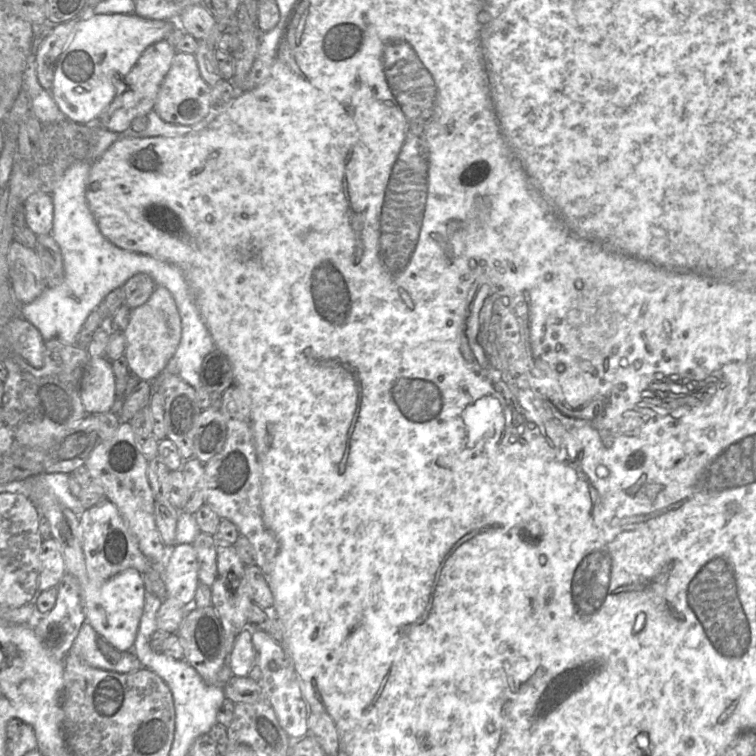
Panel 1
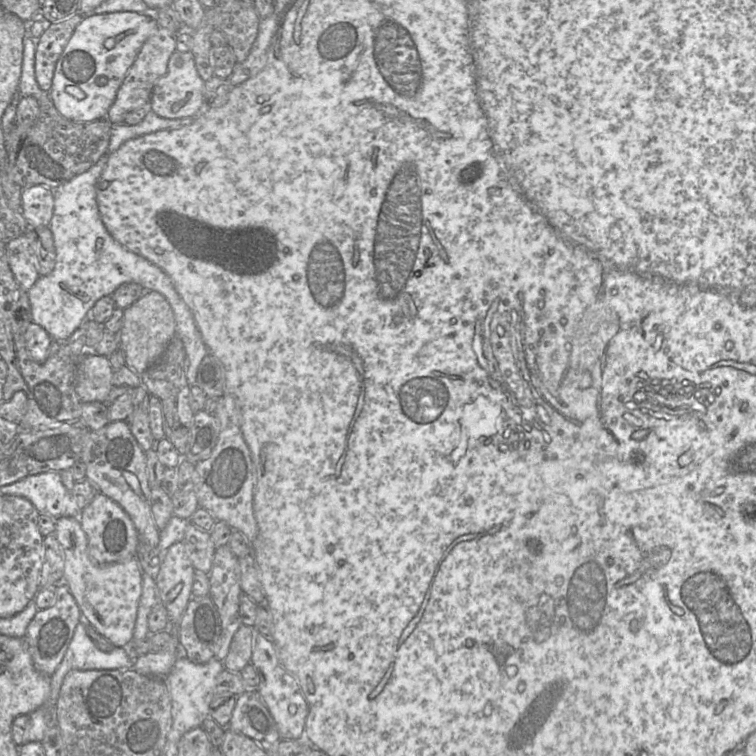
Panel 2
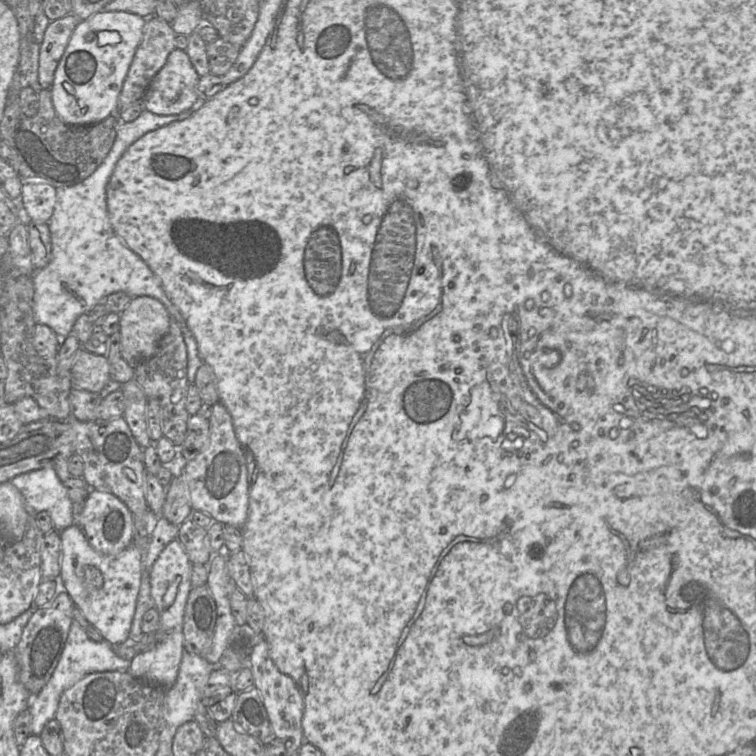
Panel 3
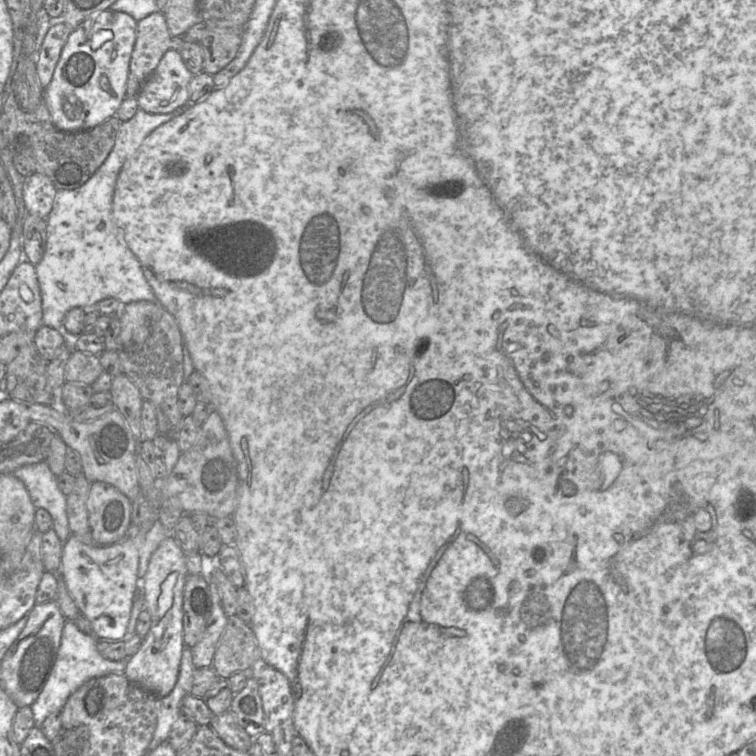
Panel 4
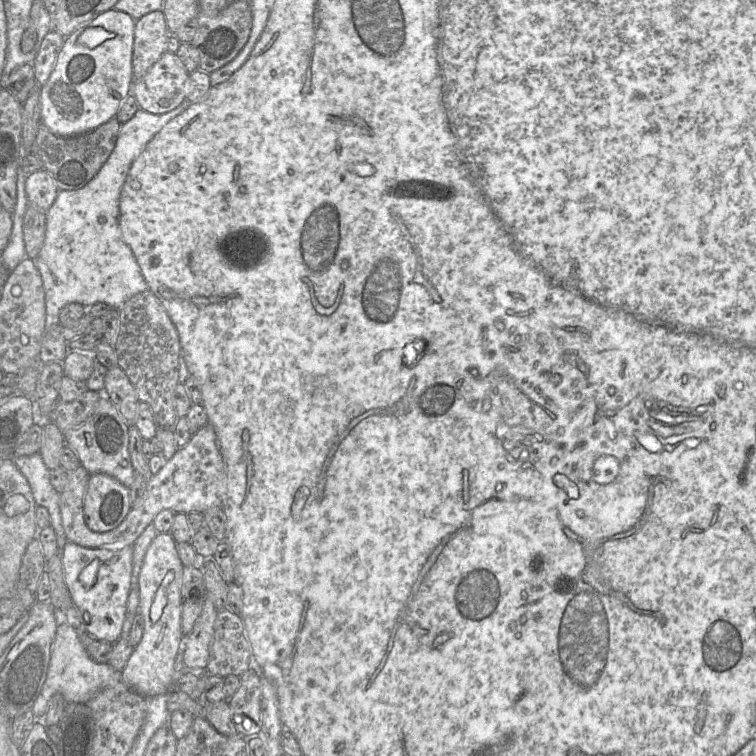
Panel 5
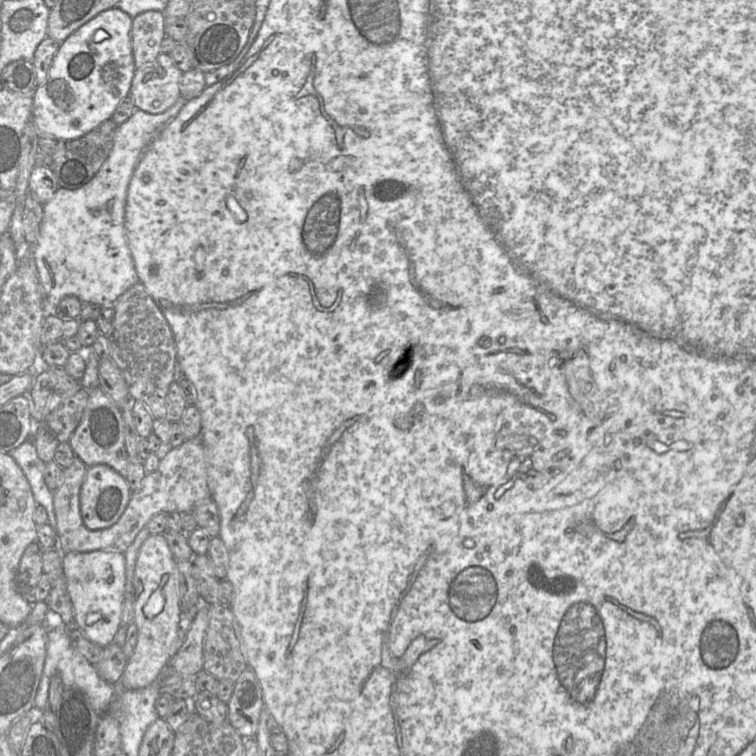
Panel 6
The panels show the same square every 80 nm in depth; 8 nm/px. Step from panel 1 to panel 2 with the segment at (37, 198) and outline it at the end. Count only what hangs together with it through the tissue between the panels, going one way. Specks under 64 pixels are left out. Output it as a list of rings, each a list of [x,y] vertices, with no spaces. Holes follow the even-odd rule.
[[[34,185],[22,190],[21,212],[31,228],[48,227],[54,213],[54,190]]]

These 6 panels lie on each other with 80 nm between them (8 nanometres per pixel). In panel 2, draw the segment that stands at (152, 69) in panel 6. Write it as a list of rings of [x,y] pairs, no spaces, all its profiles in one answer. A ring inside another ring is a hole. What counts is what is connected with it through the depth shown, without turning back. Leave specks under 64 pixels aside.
[[[174,51],[168,61],[168,69],[154,86],[148,108],[167,119],[182,119],[197,115],[204,107],[204,80],[198,74],[191,51]]]

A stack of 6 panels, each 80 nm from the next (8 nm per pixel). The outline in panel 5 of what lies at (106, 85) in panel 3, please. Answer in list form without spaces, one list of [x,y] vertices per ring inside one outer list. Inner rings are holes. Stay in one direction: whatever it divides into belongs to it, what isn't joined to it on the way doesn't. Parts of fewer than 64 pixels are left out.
[[[112,8],[66,37],[48,81],[40,87],[41,120],[51,132],[75,136],[115,118],[132,90],[135,22],[126,12]]]

